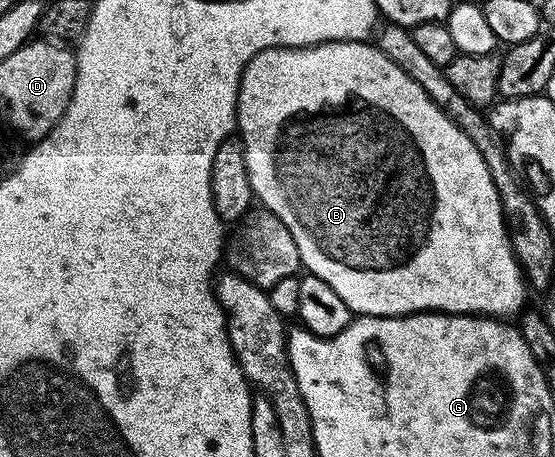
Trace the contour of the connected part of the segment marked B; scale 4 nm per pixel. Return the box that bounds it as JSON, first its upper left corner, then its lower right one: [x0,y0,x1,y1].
[235,40,529,318]

